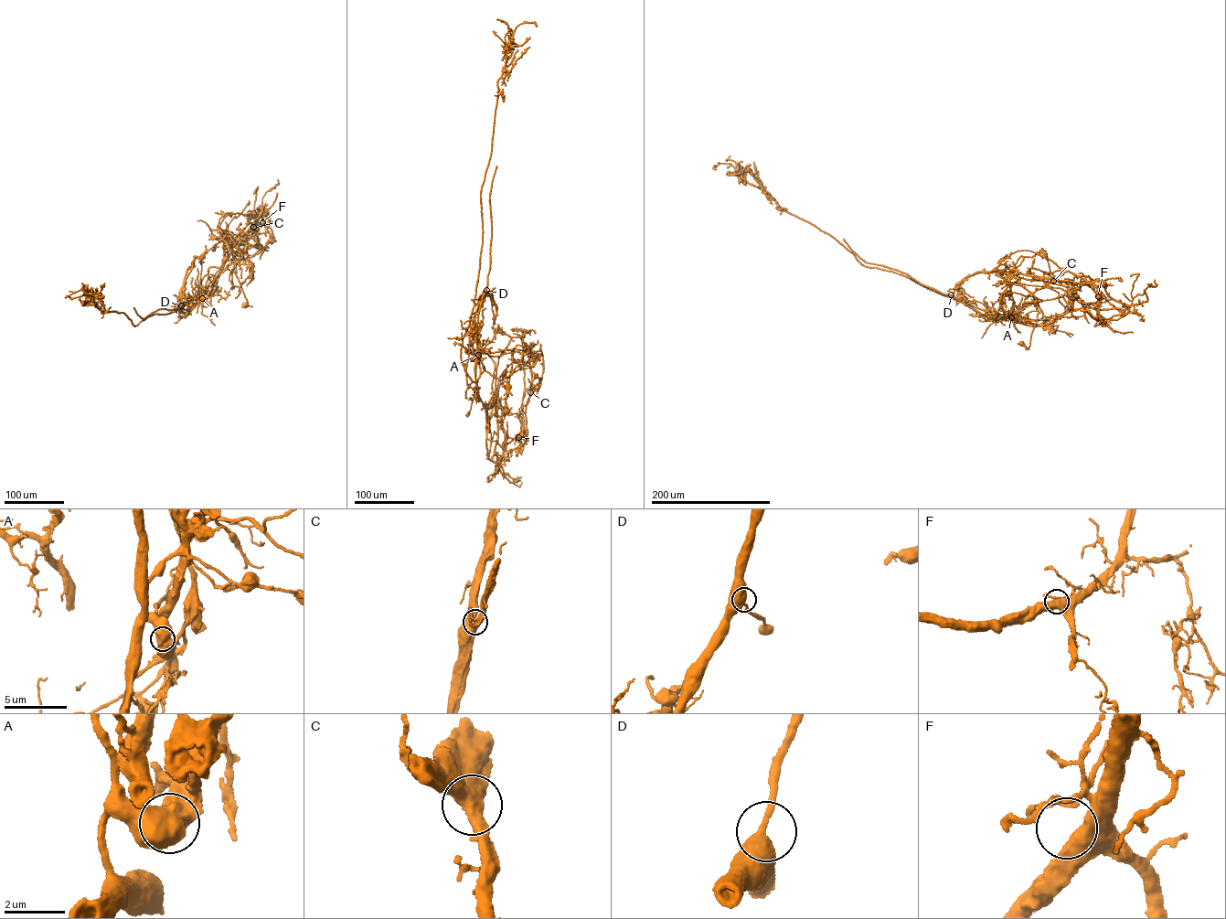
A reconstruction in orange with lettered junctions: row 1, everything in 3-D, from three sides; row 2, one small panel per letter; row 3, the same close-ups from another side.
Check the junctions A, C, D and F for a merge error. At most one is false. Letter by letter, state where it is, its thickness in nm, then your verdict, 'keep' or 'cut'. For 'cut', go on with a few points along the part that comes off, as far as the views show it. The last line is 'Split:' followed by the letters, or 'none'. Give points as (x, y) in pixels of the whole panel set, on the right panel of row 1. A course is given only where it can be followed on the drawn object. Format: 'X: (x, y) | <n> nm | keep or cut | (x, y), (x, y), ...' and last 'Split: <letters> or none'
A: (1011, 317) | 750 nm | cut | (1011, 317), (1039, 326), (1082, 307), (1105, 320), (1127, 305), (1099, 281), (1015, 273), (999, 300), (1005, 319)
C: (1053, 281) | 600 nm | keep
D: (951, 294) | 550 nm | keep
F: (1098, 296) | 550 nm | keep
Split: A

